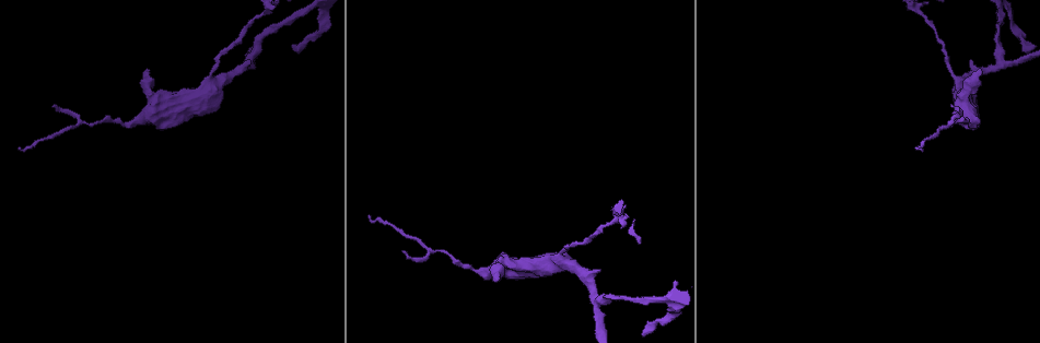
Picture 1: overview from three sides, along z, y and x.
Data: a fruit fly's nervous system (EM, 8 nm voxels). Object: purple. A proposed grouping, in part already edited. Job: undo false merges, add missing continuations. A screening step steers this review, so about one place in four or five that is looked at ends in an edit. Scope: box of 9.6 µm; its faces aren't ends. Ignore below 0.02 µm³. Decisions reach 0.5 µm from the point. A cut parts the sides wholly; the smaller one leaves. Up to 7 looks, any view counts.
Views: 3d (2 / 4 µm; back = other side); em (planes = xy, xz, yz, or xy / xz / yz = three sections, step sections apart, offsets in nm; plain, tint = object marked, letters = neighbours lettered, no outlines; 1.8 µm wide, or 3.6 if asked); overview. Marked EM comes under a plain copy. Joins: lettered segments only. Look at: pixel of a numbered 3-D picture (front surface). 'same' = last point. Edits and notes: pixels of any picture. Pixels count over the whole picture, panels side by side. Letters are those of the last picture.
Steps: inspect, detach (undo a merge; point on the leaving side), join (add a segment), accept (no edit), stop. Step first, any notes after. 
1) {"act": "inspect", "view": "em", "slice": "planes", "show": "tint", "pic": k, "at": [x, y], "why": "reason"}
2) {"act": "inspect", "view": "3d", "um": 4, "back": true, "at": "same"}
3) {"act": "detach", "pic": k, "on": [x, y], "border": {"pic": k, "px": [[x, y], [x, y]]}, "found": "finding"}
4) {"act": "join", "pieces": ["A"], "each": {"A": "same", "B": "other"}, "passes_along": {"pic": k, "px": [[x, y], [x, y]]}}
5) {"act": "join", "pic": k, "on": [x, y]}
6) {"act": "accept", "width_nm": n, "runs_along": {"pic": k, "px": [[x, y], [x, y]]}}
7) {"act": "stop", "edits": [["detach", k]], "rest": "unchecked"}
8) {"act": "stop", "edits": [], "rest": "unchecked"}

{"act": "inspect", "view": "3d", "um": 4, "back": true, "pic": 1, "at": [203, 96], "why": "calibre changes"}

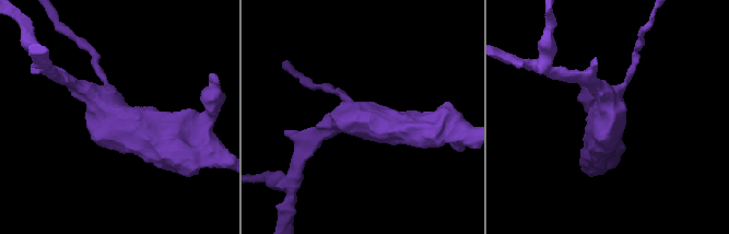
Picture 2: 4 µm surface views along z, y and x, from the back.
{"act": "inspect", "view": "em", "um": 3.6, "slice": "planes", "show": "letters", "pic": 2, "at": [608, 120], "arms": 4}

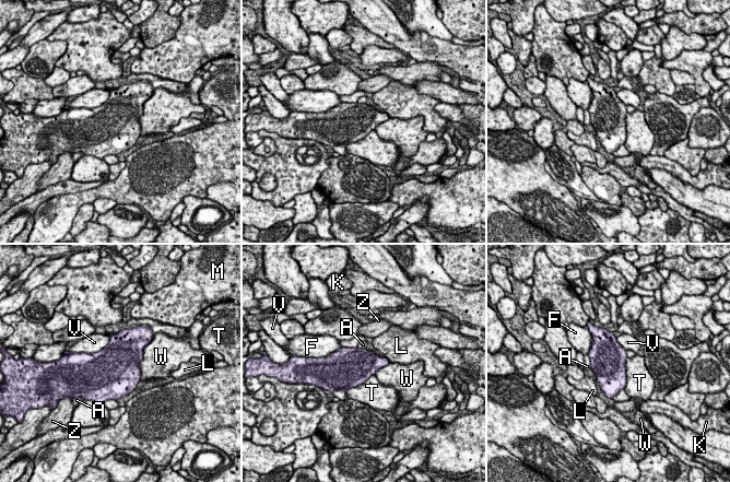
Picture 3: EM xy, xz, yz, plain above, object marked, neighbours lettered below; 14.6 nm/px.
{"act": "accept", "width_nm": 550, "each": {"A": "other", "F": "other", "K": "other", "L": "other", "M": "other", "T": "other", "V": "other", "W": "other", "Z": "other"}, "border": {"pic": 3, "px": [[627, 357], [624, 388]]}, "found": "continuous, no second neuron"}

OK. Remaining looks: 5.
{"act": "inspect", "view": "em", "slice": "yz", "step": 16, "show": "tint", "pic": 1, "at": [252, 63], "why": "three arms meet"}

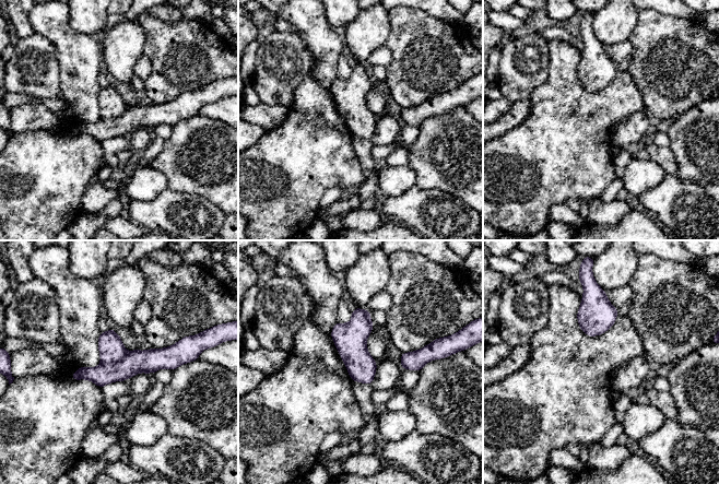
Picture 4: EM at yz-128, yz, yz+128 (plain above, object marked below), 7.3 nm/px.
{"act": "inspect", "view": "em", "slice": "planes", "show": "letters", "at": "same"}

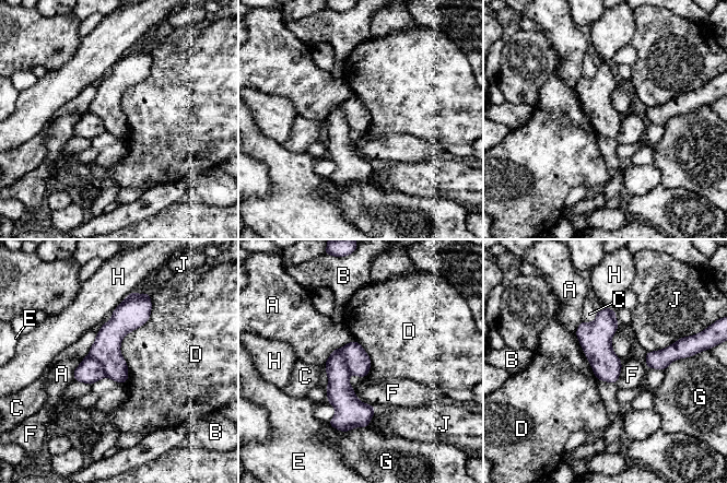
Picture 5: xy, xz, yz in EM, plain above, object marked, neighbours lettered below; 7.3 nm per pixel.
{"act": "detach", "pic": 5, "on": [106, 349], "longest_contact_nm": ["D", 700], "each": {"A": "other", "B": "other", "C": "other", "D": "other", "E": "other", "F": "other", "G": "other", "H": "other", "J": "other"}, "found": "a second neuron is stuck on"}

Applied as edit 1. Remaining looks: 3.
{"act": "inspect", "view": "overview"}

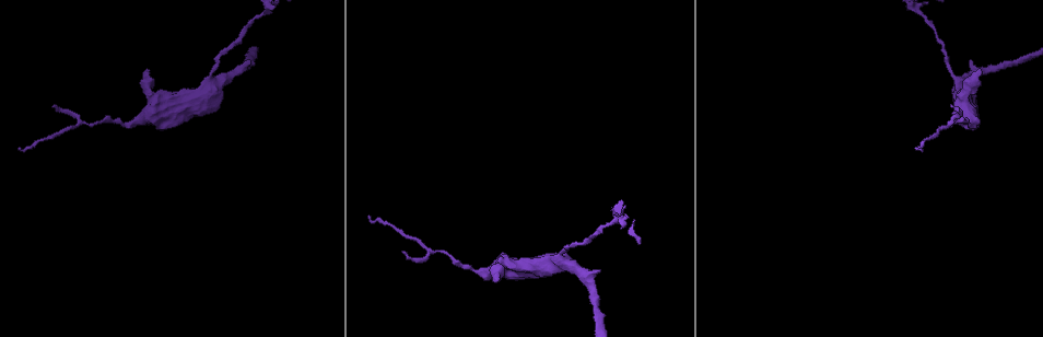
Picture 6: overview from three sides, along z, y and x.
{"act": "inspect", "view": "3d", "um": 4, "back": true, "pic": 6, "at": [979, 70], "why": "branch stops here"}

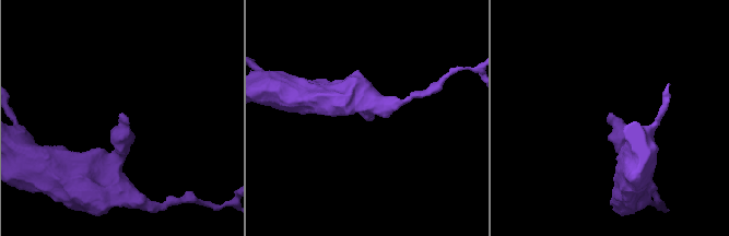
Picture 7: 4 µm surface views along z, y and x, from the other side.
{"act": "inspect", "view": "em", "slice": "planes", "show": "letters", "pic": 7, "at": [126, 116]}

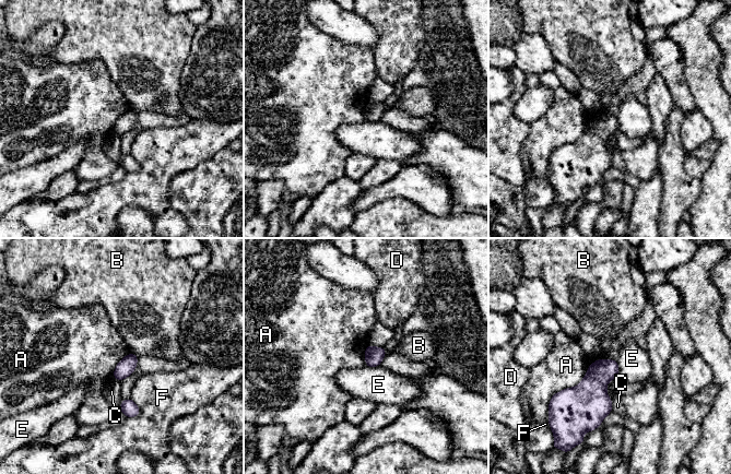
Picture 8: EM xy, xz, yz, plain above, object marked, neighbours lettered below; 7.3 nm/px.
{"act": "accept", "longest_contact_nm": ["A", 440], "each": {"A": "other", "B": "other", "C": "other", "D": "other", "E": "other", "F": "other"}, "found": "none of them fits"}

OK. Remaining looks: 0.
{"act": "stop", "edits": [["detach", 5]], "rest": "unchecked"}

